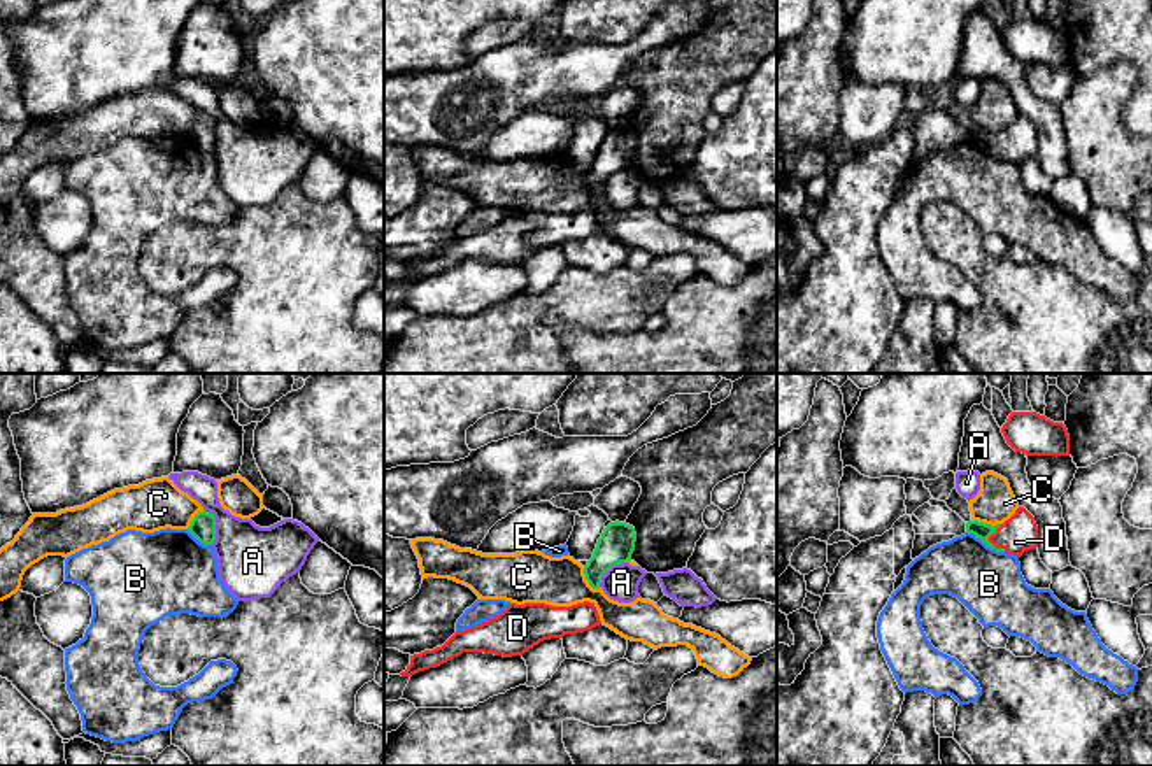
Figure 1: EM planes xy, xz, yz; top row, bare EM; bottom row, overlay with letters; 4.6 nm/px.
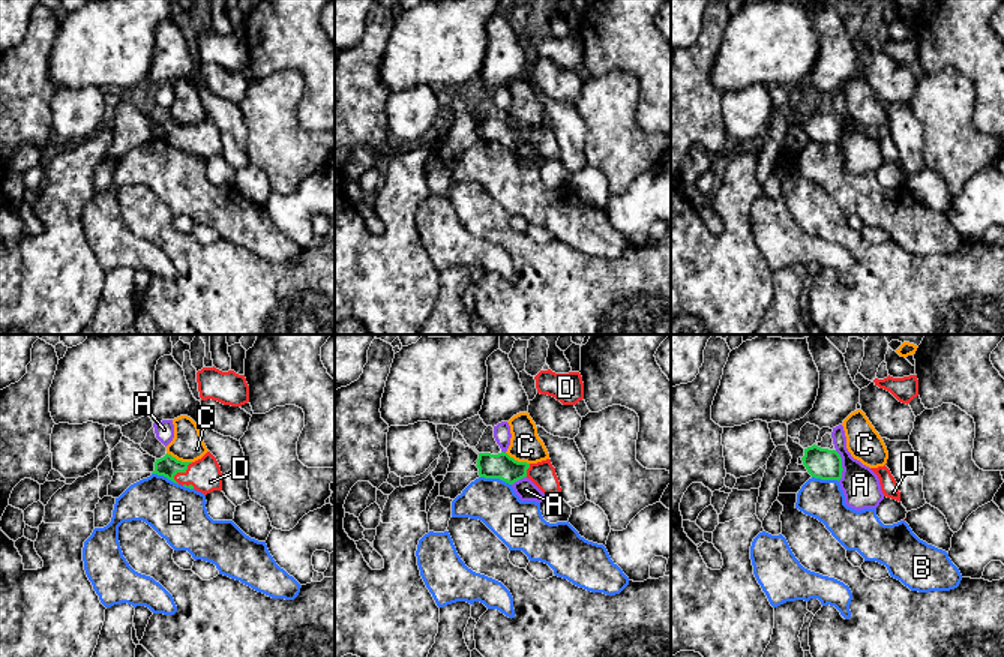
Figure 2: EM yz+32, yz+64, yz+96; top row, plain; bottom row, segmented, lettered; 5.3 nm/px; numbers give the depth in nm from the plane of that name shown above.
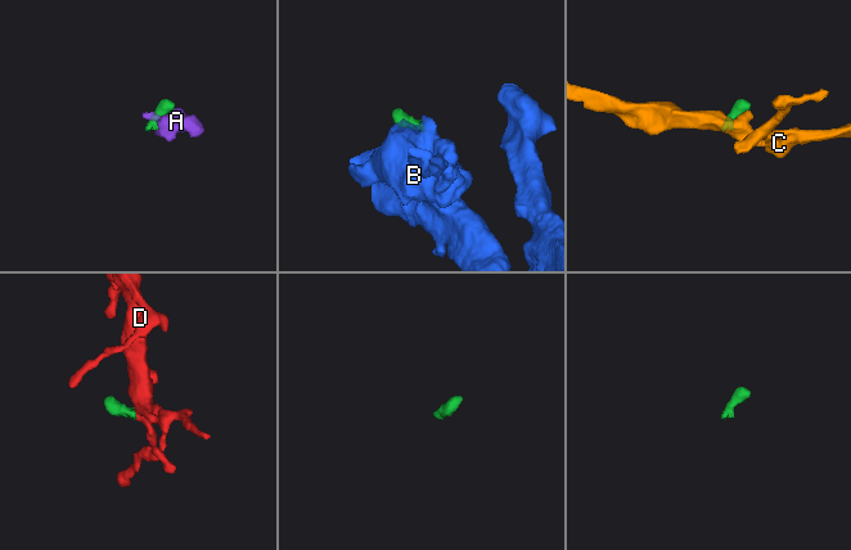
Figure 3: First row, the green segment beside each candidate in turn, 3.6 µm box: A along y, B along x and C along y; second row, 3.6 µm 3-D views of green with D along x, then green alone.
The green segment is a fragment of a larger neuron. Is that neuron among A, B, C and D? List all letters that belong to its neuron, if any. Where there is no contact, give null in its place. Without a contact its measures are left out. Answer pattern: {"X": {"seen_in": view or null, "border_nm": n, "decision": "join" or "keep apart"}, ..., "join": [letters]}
{"A": {"seen_in": "xy", "border_nm": 170, "decision": "keep apart"}, "B": {"seen_in": "yz", "border_nm": 200, "decision": "keep apart"}, "C": {"seen_in": "yz", "border_nm": 140, "decision": "keep apart"}, "D": {"seen_in": "yz", "border_nm": 130, "decision": "join"}, "join": ["D"]}

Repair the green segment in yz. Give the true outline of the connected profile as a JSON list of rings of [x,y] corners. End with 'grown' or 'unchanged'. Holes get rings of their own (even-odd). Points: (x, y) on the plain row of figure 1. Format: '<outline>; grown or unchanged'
[[[1019,114],[1003,131],[966,130],[966,140],[980,145],[987,154],[1020,165],[1026,158],[1038,154],[1038,133],[1035,124]]]; grown

